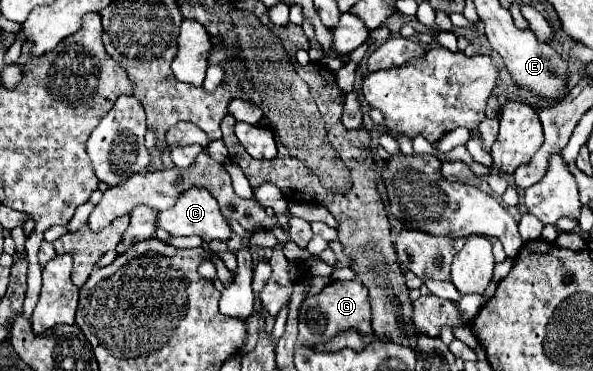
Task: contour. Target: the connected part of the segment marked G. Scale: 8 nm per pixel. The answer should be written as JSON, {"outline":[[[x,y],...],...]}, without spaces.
{"outline":[[[333,281],[319,295],[307,299],[307,313],[299,307],[299,343],[301,345],[317,345],[329,341],[337,331],[343,329],[359,329],[365,335],[373,335],[371,329],[371,307],[367,287],[361,281]]]}

